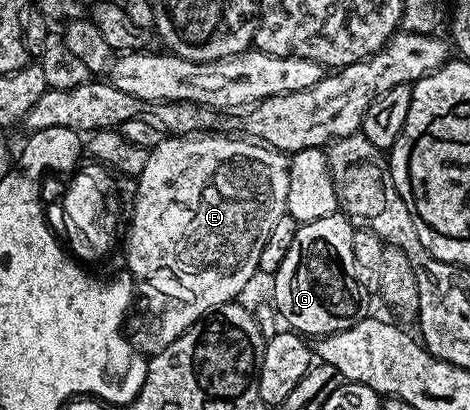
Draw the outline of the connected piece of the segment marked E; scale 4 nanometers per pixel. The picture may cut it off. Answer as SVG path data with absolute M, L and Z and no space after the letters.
M225 134L170 135L163 138L149 149L147 166L143 166L141 175L136 177L137 197L133 200L133 213L129 216L129 233L125 236L125 264L129 267L126 269L128 275L133 277L136 291L140 295L142 292L149 299L149 308L154 312L154 316L149 320L149 328L153 332L141 330L133 336L136 345L146 353L161 351L171 342L175 342L175 338L182 336L201 317L209 315L223 304L236 301L240 297L237 295L252 282L253 275L258 275L259 254L263 254L263 242L267 242L267 234L271 234L275 222L279 222L279 218L286 215L290 157L284 152L249 138L236 140L233 136L221 135Z

